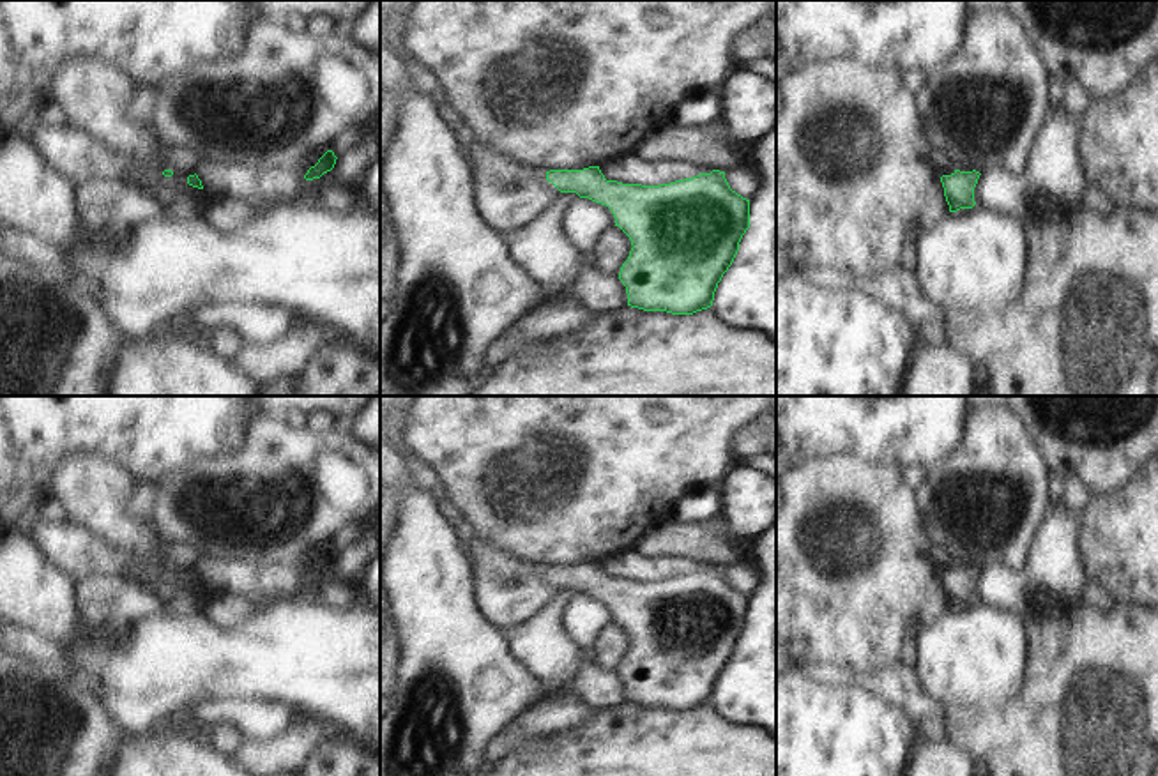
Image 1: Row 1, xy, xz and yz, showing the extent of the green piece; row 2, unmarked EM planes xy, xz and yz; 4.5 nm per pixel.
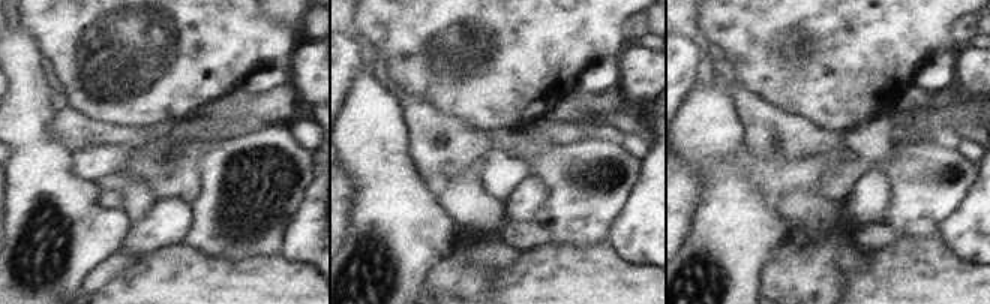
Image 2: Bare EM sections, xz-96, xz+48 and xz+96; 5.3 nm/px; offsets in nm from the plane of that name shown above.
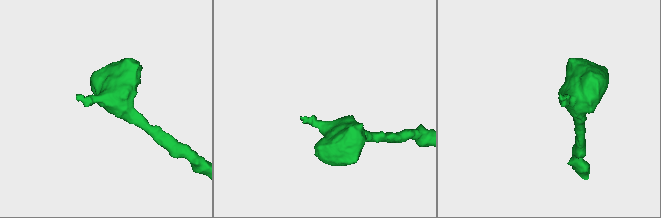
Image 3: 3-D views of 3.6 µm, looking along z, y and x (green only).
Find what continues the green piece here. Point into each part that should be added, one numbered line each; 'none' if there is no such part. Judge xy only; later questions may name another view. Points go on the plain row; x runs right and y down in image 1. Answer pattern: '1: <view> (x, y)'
none.

